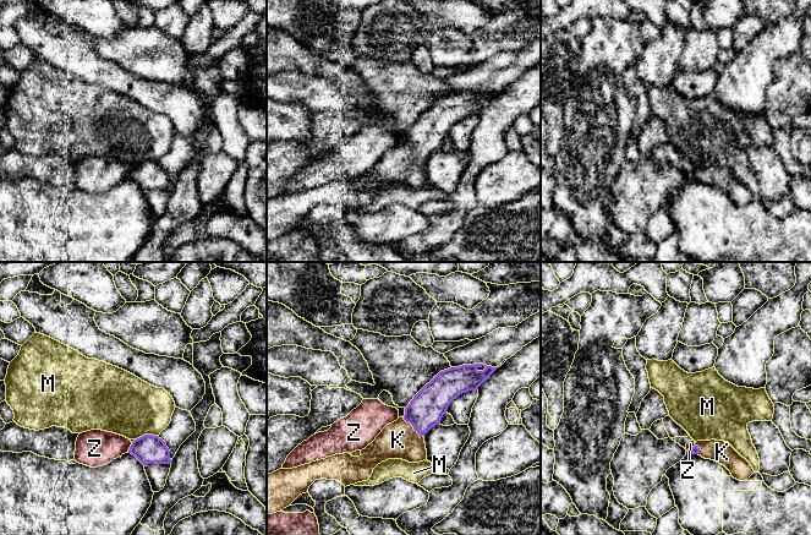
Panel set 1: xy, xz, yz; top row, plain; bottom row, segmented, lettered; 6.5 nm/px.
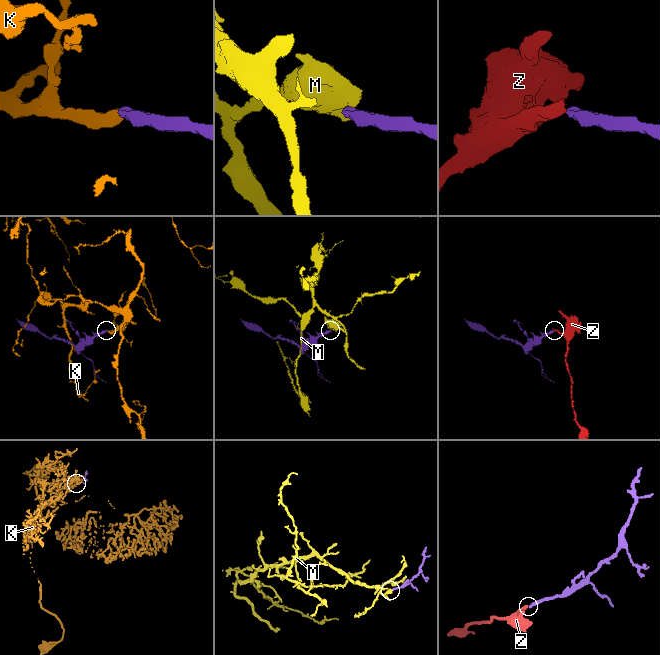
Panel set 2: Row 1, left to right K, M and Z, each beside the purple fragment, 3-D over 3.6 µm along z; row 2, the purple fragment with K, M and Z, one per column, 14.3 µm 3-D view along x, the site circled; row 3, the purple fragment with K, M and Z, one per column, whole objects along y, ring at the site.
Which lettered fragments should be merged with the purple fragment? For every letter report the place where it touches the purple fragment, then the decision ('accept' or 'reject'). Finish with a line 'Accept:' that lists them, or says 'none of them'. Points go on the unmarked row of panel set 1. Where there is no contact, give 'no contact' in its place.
K: xz (412, 152) | accept
M: xy (146, 160) | reject
Z: xy (130, 173) | reject
Accept: K

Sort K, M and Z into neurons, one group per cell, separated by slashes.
K / M / Z

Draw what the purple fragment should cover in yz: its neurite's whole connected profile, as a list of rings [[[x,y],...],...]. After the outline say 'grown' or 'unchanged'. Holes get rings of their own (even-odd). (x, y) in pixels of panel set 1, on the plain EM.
[[[697,166],[686,179],[698,180],[724,191],[739,207],[747,206],[755,198],[750,189],[724,166]]]; grown

